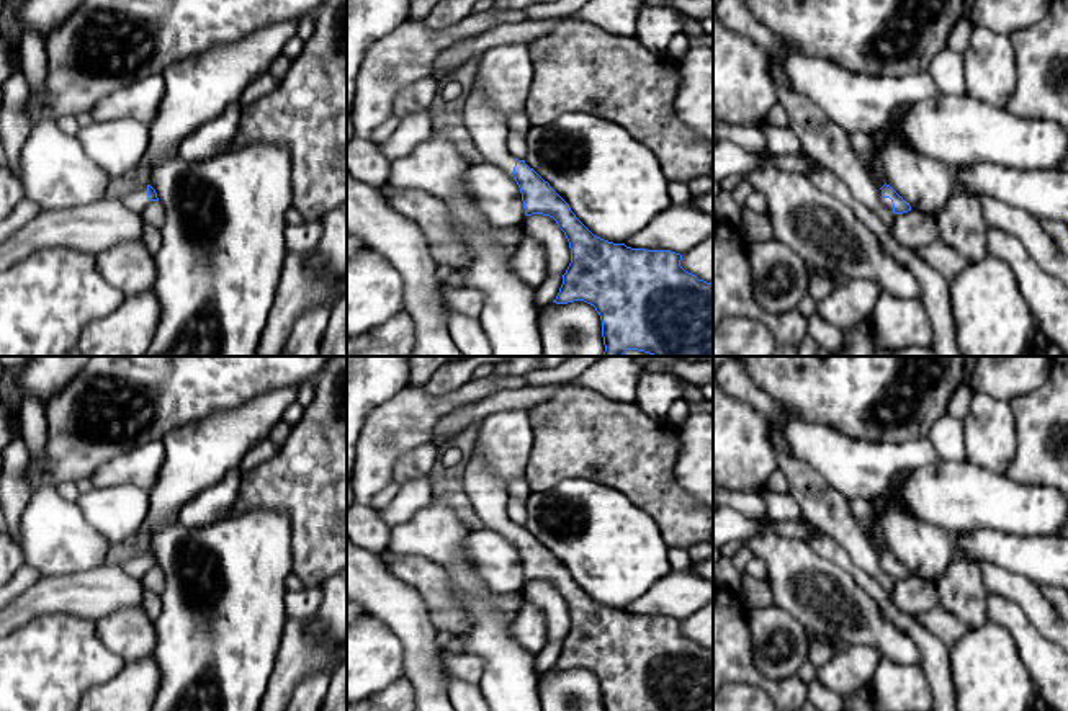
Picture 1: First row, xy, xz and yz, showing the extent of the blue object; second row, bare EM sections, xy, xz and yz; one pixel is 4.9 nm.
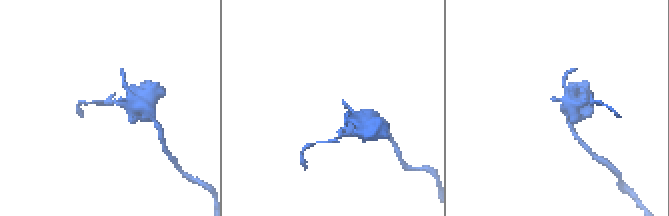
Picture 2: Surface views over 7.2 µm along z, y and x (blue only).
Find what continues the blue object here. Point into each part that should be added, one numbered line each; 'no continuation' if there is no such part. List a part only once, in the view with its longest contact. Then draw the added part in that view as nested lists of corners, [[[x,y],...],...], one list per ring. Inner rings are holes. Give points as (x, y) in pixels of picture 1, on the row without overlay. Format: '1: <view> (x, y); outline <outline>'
no continuation

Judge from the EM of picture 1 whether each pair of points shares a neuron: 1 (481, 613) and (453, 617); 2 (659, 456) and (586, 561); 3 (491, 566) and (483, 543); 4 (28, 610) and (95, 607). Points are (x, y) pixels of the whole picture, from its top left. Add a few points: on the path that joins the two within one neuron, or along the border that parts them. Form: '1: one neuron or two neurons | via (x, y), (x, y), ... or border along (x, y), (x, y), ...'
1: two neurons | border along (450, 582), (450, 592), (475, 621), (458, 636)
2: two neurons | border along (594, 481), (625, 494), (656, 525)
3: one neuron | via (491, 561), (491, 554), (484, 548)
4: one neuron | via (44, 600), (79, 600)

